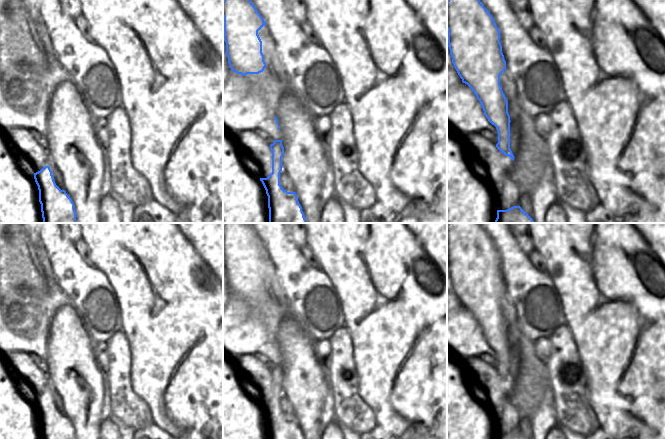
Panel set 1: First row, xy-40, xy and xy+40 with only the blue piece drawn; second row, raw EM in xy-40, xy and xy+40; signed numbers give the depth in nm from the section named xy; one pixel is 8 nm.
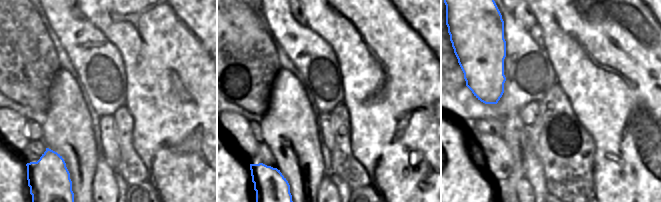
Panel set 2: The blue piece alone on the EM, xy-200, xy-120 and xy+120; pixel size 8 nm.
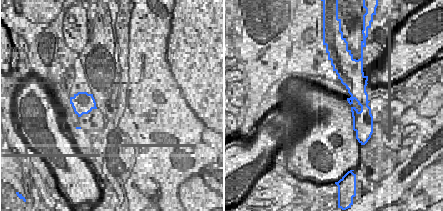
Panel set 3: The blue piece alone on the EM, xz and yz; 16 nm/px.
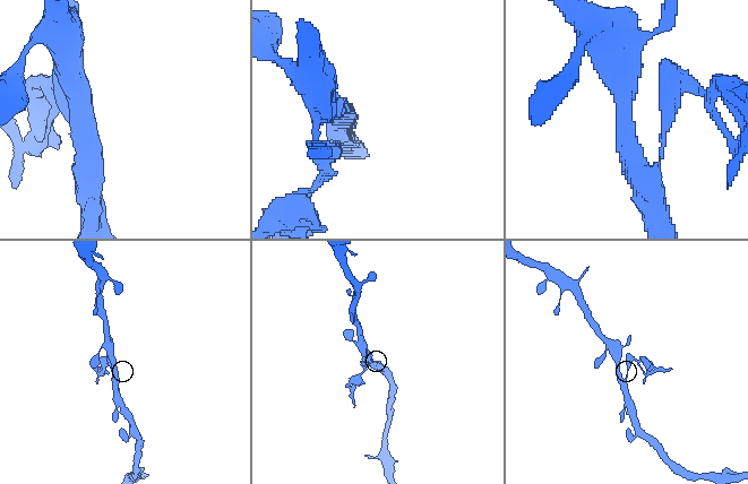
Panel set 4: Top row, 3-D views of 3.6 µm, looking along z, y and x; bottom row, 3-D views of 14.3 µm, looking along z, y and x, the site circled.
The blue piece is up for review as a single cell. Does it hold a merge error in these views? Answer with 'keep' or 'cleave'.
keep

